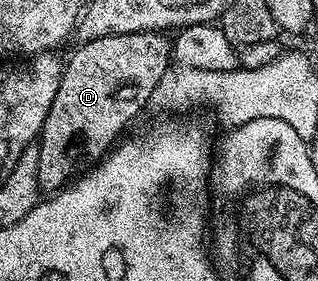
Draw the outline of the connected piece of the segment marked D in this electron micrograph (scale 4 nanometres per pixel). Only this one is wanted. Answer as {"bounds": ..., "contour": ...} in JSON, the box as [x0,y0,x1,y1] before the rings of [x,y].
{"bounds":[35,31,171,193],"contour":[[[156,31],[108,35],[77,45],[73,56],[64,60],[55,101],[51,101],[47,121],[43,121],[43,129],[35,143],[39,149],[37,185],[42,192],[56,193],[66,186],[78,174],[81,159],[100,160],[118,142],[120,131],[141,110],[149,107],[149,98],[155,93],[155,85],[159,85],[159,77],[163,77],[171,65],[171,43],[165,39],[168,38]]]}

